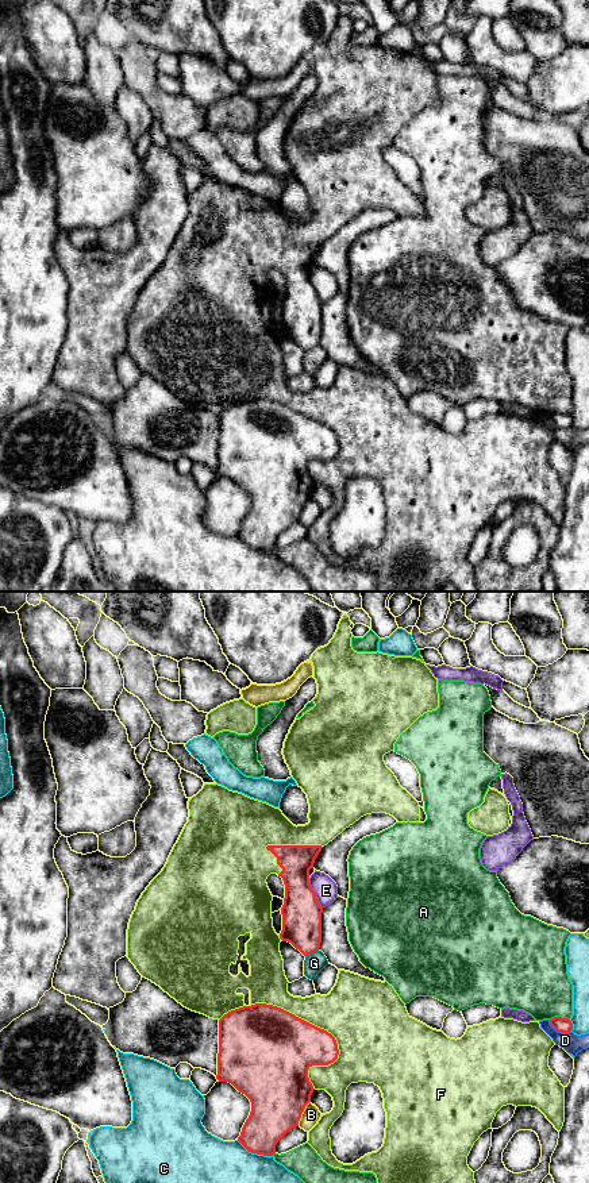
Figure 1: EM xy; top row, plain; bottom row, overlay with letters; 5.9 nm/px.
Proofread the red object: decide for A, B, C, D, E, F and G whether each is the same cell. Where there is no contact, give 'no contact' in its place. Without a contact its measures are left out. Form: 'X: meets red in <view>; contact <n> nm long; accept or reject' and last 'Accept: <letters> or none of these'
A: meets red in xy; contact 130 nm long; reject
B: meets red in xy; contact 170 nm long; reject
C: meets red in xy; contact 240 nm long; reject
D: meets red in xy; contact 160 nm long; reject
E: meets red in xy; contact 200 nm long; reject
F: meets red in xy; contact 650 nm long; reject
G: meets red in xy; contact 90 nm long; reject
Accept: none of these

